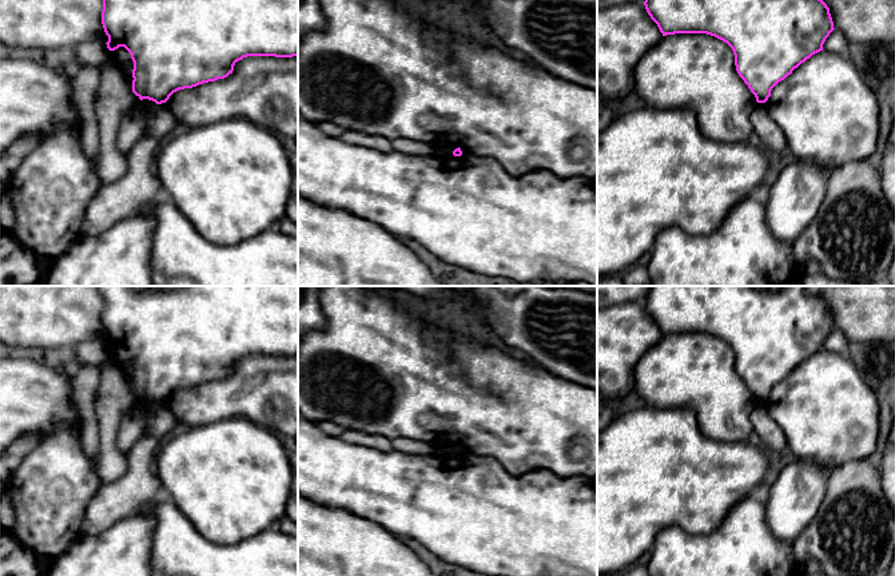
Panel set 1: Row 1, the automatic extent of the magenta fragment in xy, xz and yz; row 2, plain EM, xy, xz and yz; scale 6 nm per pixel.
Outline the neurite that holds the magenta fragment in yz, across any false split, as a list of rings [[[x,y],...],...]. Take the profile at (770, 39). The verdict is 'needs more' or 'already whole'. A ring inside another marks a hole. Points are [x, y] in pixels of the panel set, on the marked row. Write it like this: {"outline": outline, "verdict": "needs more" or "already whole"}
{"outline": [[[645,0],[644,5],[663,36],[707,33],[727,43],[733,51],[739,76],[757,103],[765,103],[779,82],[812,55],[823,51],[826,39],[835,29],[830,8],[823,0]]], "verdict": "already whole"}

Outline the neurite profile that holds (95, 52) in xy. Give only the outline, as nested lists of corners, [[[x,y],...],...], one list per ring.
[[[92,40],[81,43],[68,52],[59,53],[53,63],[68,72],[72,72],[83,65],[99,67],[104,64],[108,57],[110,55],[106,41]]]

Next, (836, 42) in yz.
[[[834,29],[826,39],[823,49],[828,52],[847,53],[848,44],[850,41],[846,36],[839,29]]]

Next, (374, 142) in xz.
[[[346,130],[339,138],[350,144],[369,147],[369,148],[377,150],[379,152],[393,151],[391,140],[389,140],[383,136],[379,136],[379,135],[371,135],[371,134],[363,134],[359,131]]]

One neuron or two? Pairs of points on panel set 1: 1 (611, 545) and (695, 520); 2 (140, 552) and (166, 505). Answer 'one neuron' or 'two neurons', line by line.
1: one neuron
2: two neurons

